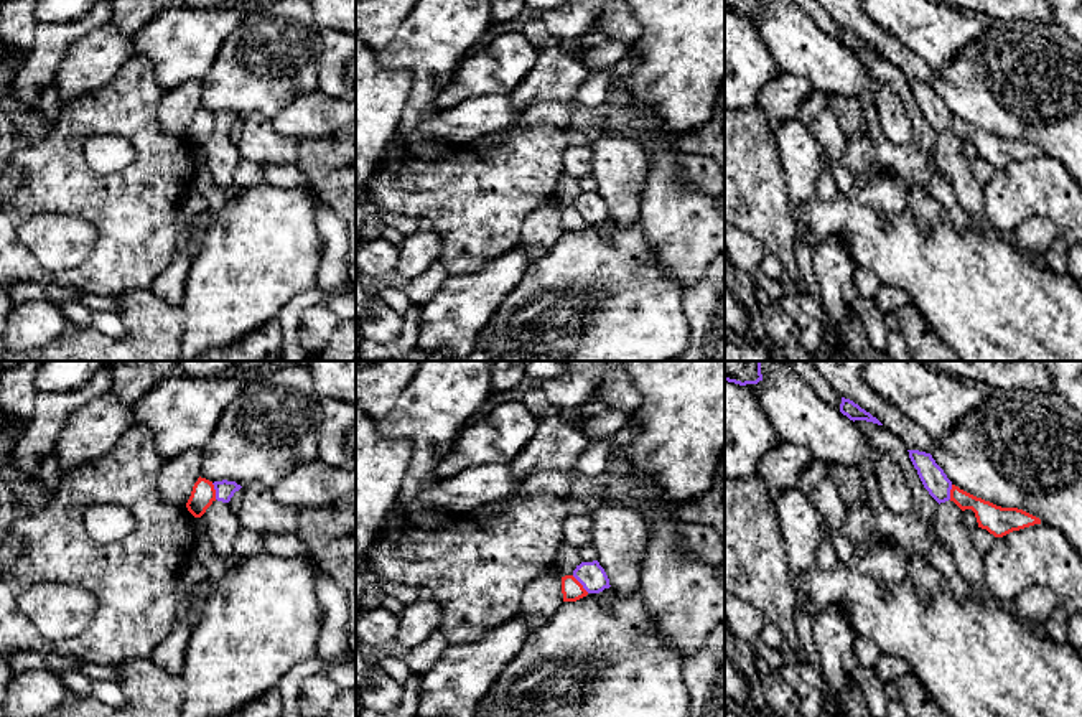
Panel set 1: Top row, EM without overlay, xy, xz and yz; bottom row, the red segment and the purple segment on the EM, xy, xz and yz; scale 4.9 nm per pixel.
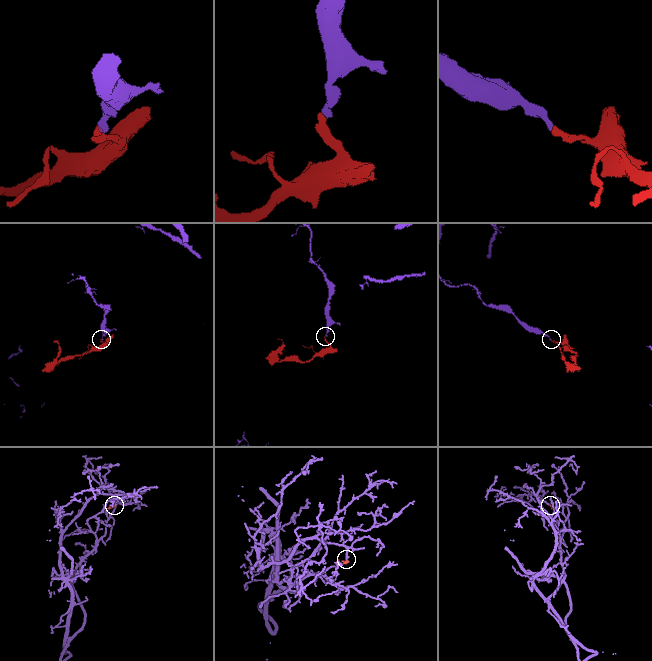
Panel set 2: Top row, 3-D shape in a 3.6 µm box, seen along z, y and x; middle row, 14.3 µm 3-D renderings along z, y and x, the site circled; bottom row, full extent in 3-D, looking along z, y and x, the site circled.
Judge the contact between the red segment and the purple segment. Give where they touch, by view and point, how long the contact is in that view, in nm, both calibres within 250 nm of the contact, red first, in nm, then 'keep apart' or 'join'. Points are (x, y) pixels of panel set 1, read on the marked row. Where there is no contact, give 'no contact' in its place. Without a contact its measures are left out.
meets red in xz at (580, 584); contact 120 nm long; 100 nm thick on the red side, 140 nm on the other; keep apart

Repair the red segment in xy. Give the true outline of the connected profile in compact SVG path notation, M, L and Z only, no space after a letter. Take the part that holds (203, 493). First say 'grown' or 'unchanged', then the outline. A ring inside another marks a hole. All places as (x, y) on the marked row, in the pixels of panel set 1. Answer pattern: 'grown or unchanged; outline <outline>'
unchanged; outline M199 476L186 503L188 511L194 518L201 518L214 501L216 501L216 490L212 481Z

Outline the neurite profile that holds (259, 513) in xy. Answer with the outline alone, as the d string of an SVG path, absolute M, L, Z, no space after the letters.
M260 481L242 486L242 503L236 516L244 529L259 536L296 534L298 529L298 509L277 503L272 490Z

